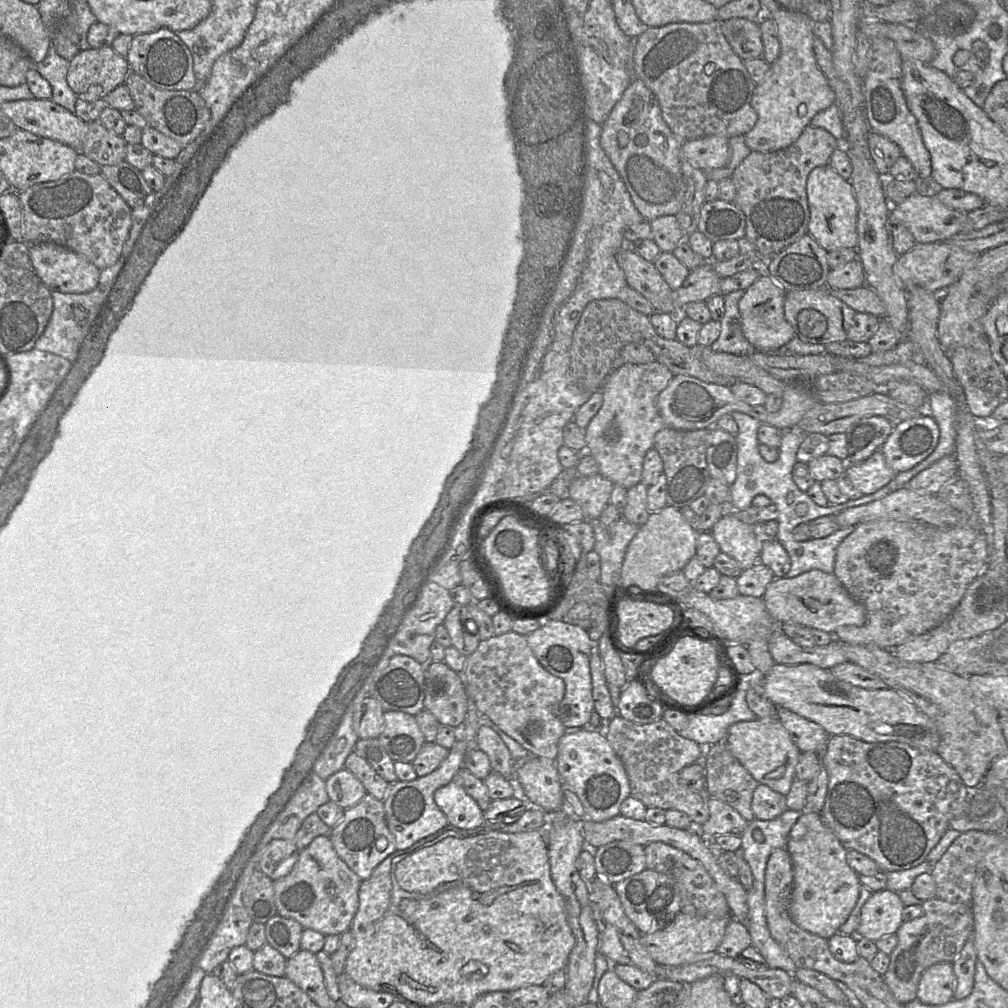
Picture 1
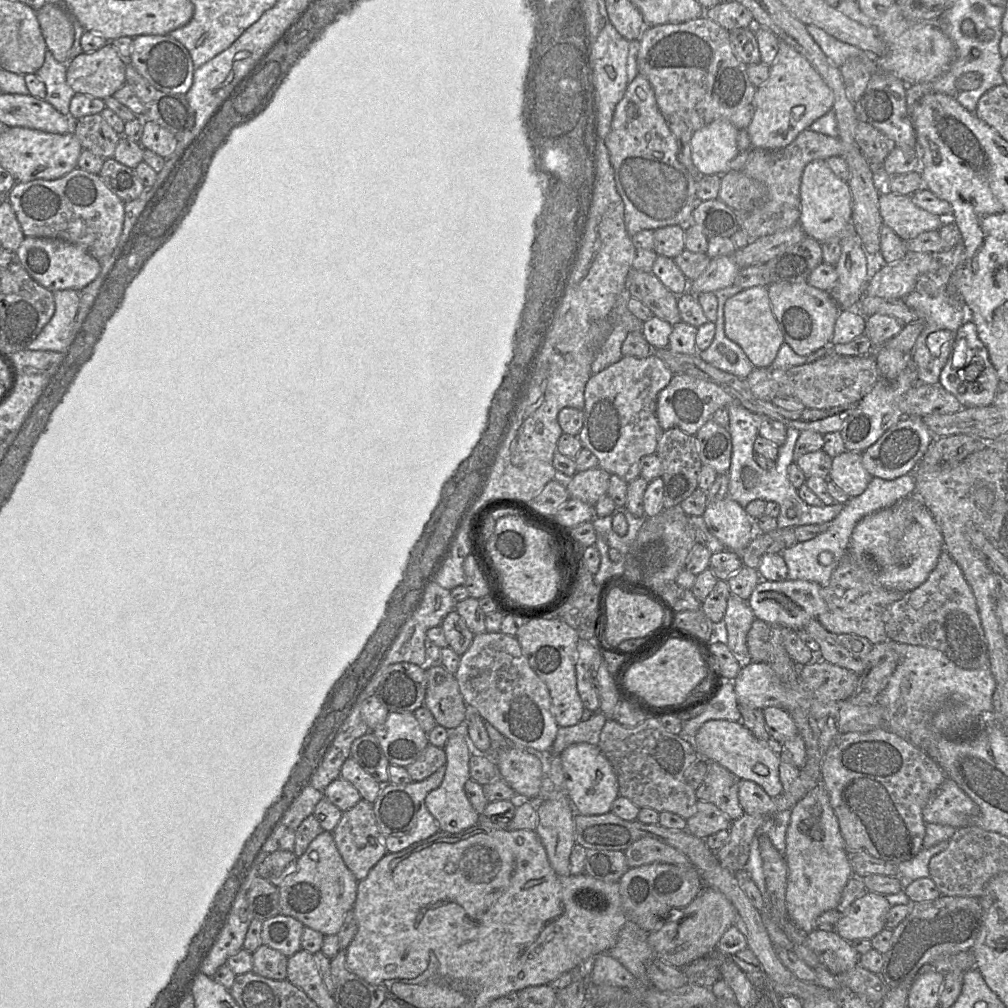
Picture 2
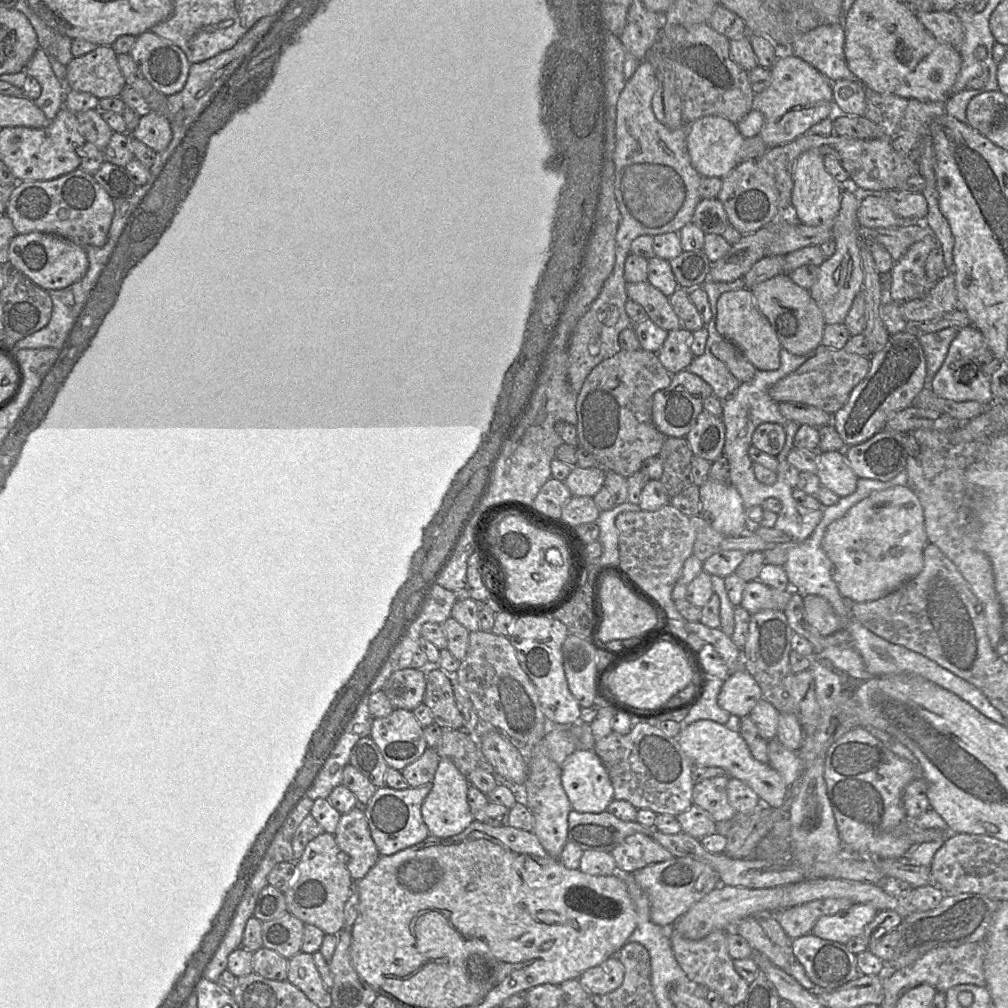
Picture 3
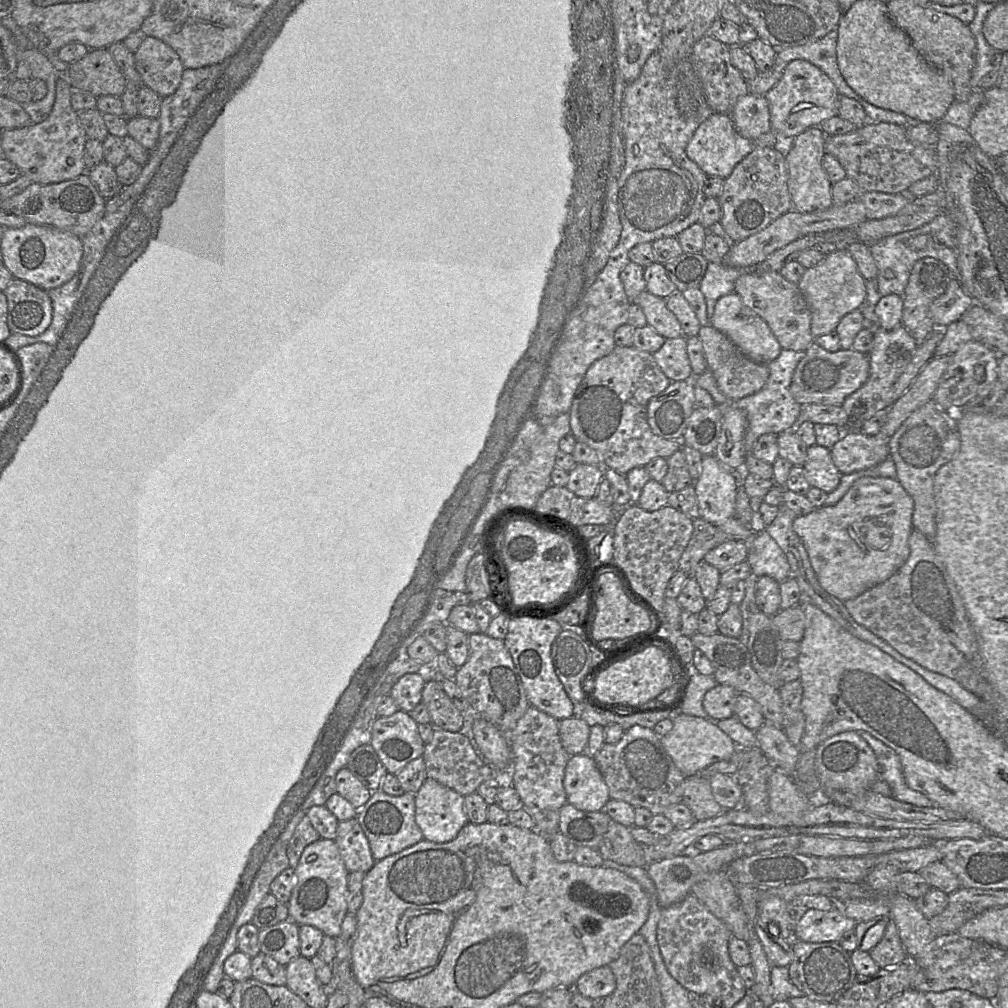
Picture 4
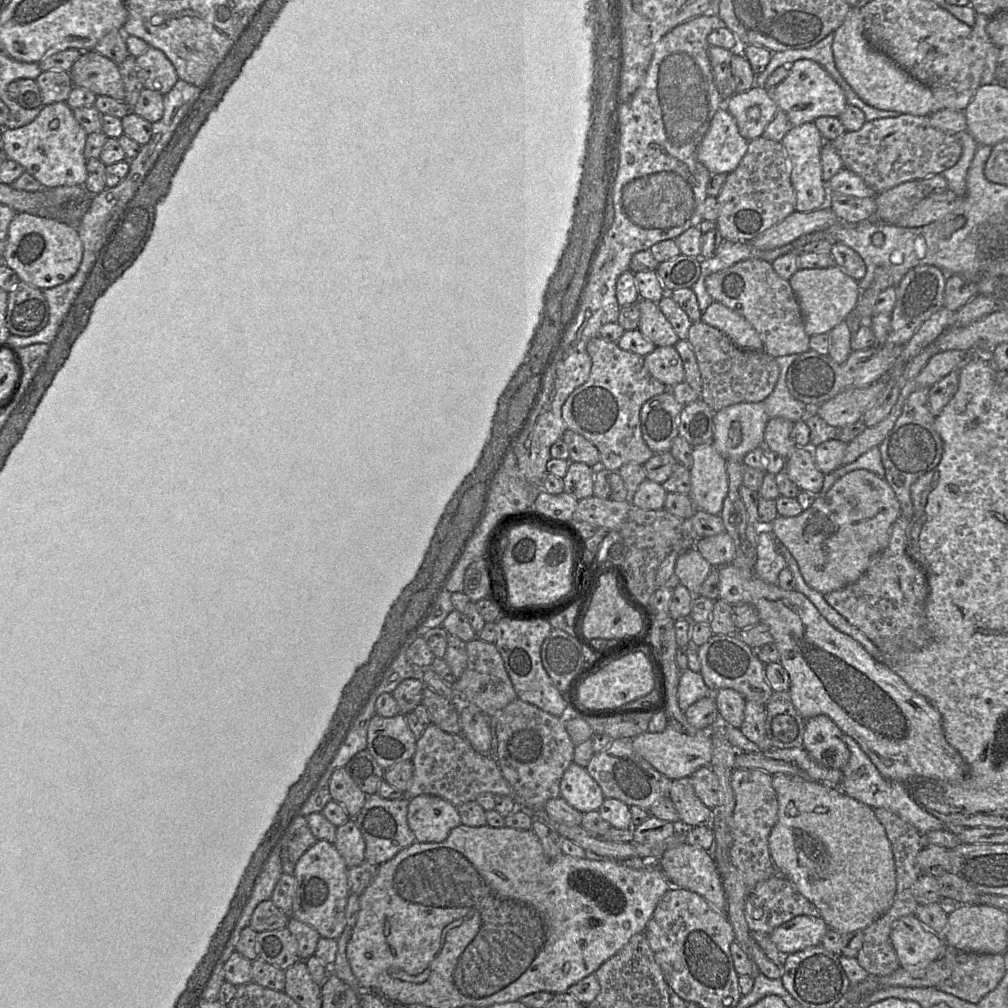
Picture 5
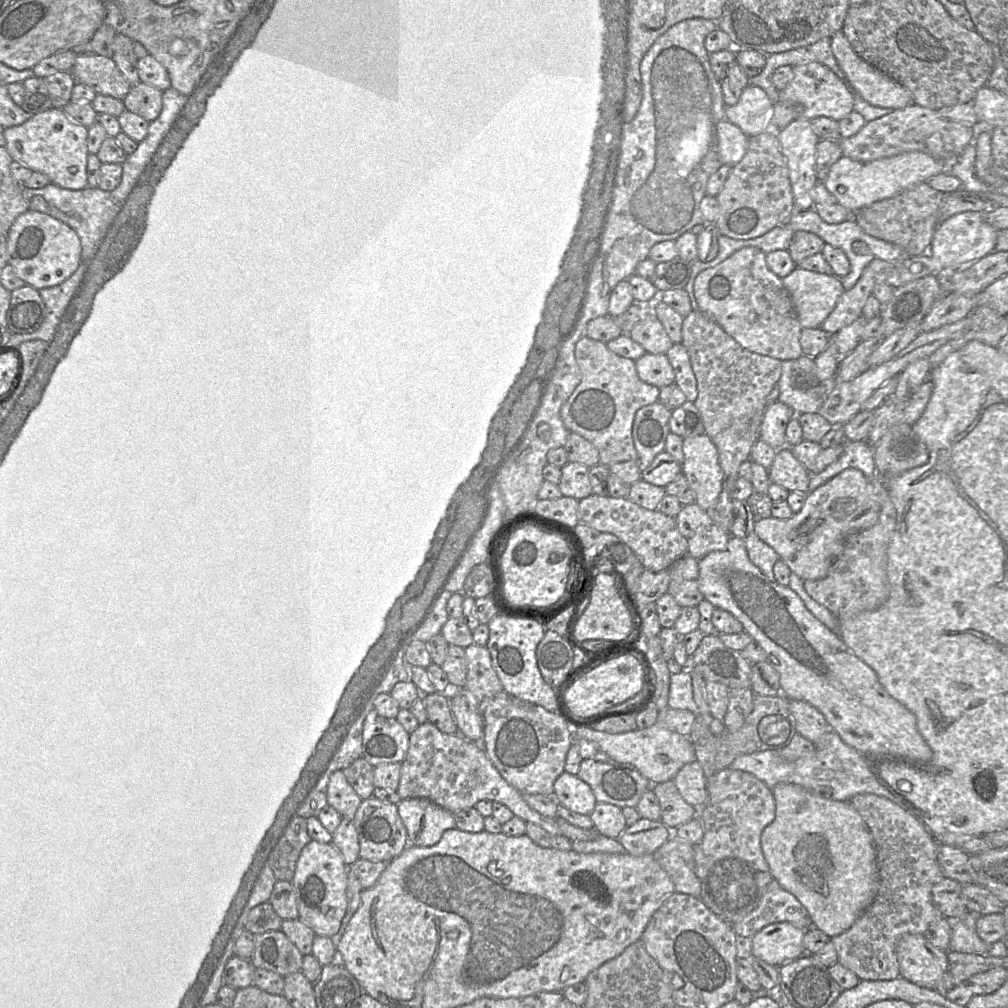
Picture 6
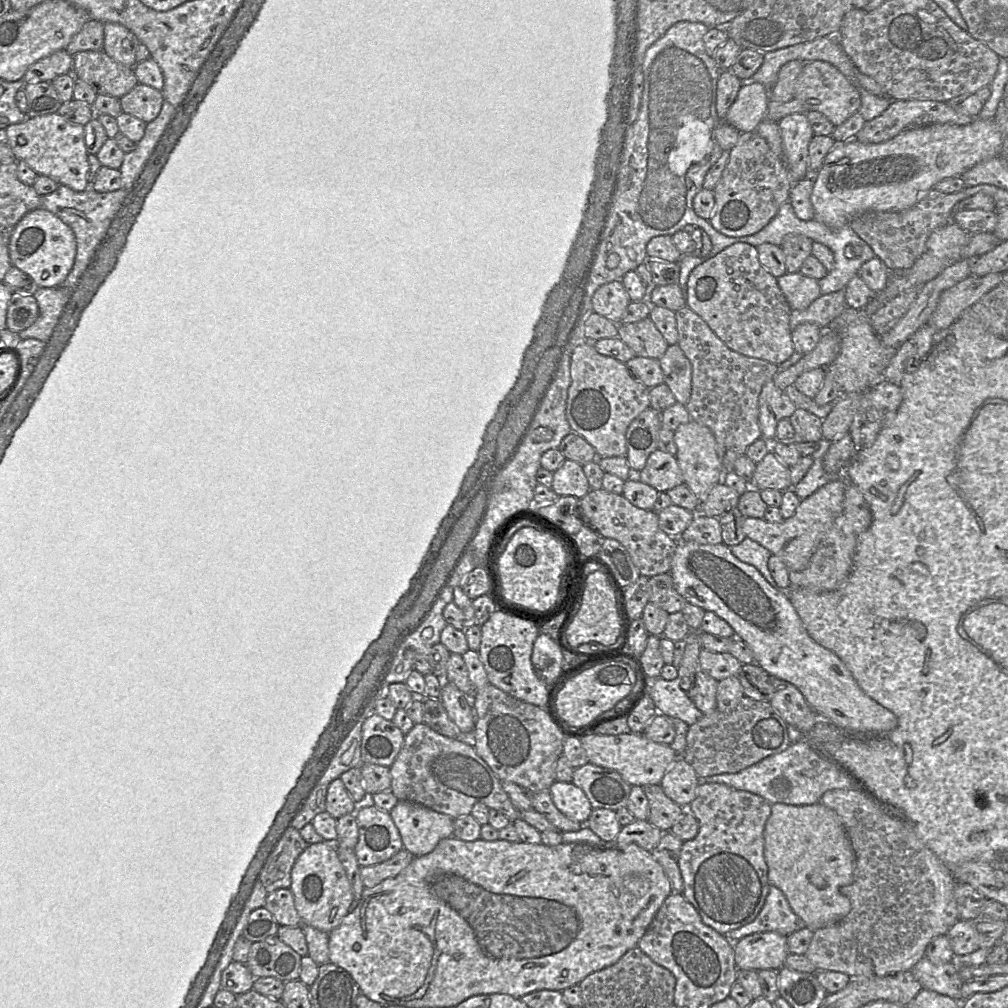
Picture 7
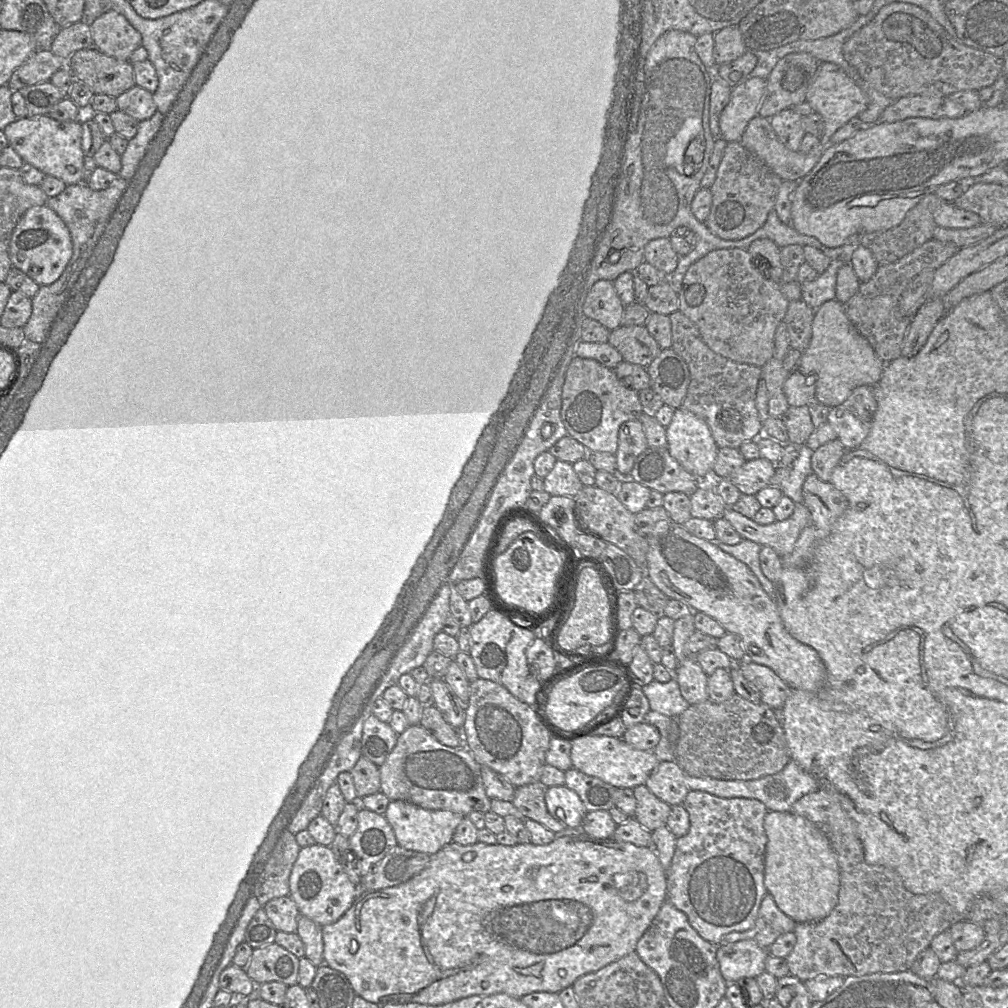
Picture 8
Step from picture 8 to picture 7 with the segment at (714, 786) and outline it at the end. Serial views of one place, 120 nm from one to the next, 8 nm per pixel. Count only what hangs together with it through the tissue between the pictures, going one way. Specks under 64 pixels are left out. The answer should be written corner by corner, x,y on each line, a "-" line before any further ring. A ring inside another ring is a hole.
805,740
792,743
785,751
768,756
738,772
701,778
701,783
719,783
759,795
771,805
784,803
803,806
819,803
823,794
837,789
864,789
862,784
833,760
814,750

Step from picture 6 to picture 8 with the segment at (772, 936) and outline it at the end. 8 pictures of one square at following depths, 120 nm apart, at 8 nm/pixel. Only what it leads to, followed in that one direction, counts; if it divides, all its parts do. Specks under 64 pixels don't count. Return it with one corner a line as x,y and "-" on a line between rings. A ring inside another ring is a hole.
751,939
717,945
716,958
720,972
728,984
762,974
768,956
768,949
760,947

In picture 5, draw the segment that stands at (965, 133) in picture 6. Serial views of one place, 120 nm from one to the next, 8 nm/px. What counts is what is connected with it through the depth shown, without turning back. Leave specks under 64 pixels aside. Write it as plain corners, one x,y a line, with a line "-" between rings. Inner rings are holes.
900,114
866,123
854,132
845,132
833,141
844,167
859,175
876,194
904,182
942,174
954,166
962,154
956,135
931,126
930,116

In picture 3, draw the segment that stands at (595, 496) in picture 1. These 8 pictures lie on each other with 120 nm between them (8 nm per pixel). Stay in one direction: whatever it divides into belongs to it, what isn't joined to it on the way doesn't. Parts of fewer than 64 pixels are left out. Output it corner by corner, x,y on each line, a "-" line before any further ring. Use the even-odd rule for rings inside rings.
600,466
572,467
564,481
573,496
594,497
605,485
606,470

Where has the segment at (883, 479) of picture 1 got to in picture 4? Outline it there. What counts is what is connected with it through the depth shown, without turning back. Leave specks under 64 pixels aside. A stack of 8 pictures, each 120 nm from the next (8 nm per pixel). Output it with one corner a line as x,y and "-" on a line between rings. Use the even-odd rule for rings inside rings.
819,445
808,447
803,468
810,486
828,494
838,487
843,476
832,460
830,449

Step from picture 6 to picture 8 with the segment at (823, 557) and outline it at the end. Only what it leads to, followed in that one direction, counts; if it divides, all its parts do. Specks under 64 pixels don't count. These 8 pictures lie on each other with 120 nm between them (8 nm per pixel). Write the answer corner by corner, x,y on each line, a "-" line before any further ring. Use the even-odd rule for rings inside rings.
796,504
791,517
770,525
760,525
728,508
723,517
731,523
742,539
753,541
760,546
771,547
780,557
793,552
795,544
810,520
810,512
803,504

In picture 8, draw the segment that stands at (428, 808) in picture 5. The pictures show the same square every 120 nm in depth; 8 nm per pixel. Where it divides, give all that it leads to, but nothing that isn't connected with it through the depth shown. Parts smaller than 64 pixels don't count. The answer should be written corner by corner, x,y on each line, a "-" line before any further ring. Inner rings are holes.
401,800
390,801
384,816
393,828
399,846
429,855
453,841
457,826
466,817
447,810
426,810

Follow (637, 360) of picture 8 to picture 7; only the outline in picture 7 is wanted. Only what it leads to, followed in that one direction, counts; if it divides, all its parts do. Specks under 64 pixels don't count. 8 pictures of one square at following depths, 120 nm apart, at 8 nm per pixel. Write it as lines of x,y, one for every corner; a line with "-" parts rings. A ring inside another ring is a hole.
649,317
639,322
618,324
618,338
633,350
636,357
660,359
669,347

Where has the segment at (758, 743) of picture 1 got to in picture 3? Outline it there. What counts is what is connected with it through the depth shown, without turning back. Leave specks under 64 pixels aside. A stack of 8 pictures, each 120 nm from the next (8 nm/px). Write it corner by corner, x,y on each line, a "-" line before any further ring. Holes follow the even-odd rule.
698,720
682,728
676,739
693,766
720,767
729,777
737,778
752,788
762,804
772,808
784,804
789,787
770,764
761,763
751,755
739,732
731,731
712,720

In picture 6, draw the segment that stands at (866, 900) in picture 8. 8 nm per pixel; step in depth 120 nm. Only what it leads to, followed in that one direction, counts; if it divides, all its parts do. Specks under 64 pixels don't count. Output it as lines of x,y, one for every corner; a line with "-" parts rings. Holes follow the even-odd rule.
859,794
850,801
866,823
873,838
879,875
879,888
872,904
854,924
842,934
832,937
837,952
837,962
852,971
860,980
894,980
900,970
896,956
896,945
904,934
924,934
929,924
940,916
936,908
932,889
944,879
937,859
937,842
923,824
896,803
874,794

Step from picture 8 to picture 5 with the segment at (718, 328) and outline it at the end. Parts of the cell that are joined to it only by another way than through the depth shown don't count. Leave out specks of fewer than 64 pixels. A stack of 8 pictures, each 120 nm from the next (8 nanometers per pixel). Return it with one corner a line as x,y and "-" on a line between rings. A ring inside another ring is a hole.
757,258
739,261
709,275
705,286
714,302
742,315
753,326
763,342
763,352
776,358
800,355
810,349
797,297
789,281
775,272
772,263

